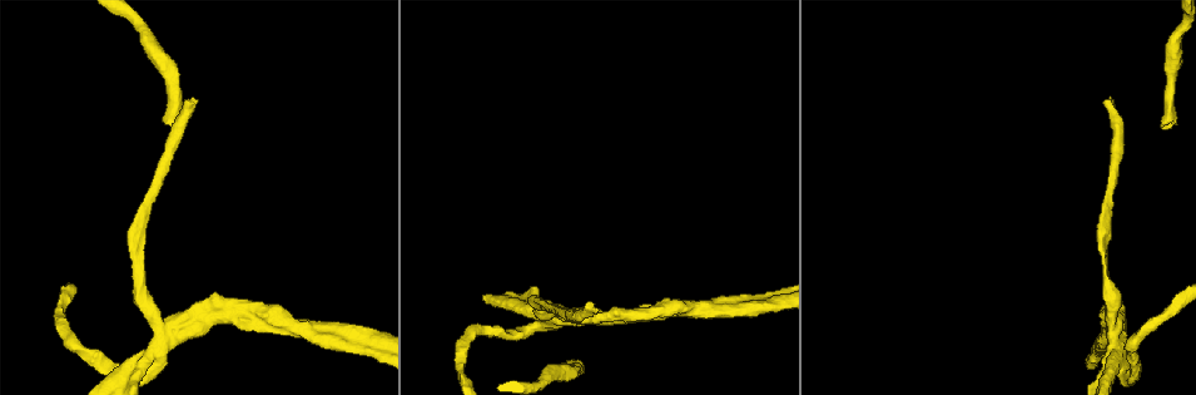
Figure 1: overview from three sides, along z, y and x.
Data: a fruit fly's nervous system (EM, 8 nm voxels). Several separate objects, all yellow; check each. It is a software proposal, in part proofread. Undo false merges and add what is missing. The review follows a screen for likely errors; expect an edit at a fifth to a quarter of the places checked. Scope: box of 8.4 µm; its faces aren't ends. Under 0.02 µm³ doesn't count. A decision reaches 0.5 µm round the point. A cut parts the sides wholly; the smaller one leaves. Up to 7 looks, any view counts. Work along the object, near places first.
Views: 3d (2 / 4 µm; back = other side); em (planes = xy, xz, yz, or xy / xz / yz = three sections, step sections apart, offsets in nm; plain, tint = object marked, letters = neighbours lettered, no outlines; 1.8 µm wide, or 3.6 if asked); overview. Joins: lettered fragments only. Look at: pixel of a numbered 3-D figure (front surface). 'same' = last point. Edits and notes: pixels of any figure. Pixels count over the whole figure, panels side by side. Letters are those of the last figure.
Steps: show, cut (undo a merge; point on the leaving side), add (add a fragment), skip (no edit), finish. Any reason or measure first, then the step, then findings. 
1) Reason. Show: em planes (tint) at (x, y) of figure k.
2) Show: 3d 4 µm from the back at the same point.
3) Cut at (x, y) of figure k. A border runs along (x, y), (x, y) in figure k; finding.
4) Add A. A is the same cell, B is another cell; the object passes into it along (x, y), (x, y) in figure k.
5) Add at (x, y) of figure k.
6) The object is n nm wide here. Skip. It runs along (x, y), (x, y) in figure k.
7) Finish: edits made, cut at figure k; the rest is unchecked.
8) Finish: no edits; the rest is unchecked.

An open end. Show: em yz step 16 (tint) at (579, 361) of figure 1.

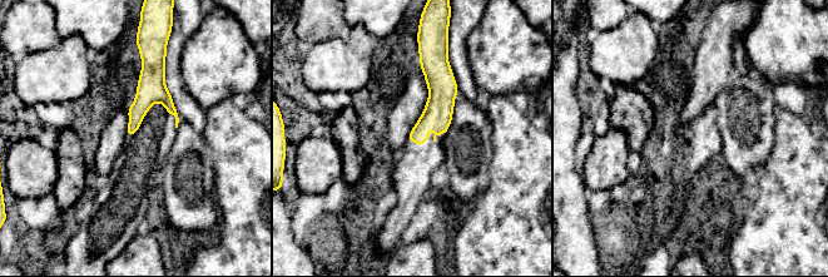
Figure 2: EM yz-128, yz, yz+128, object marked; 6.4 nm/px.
Show: em planes (letters) at the same point.

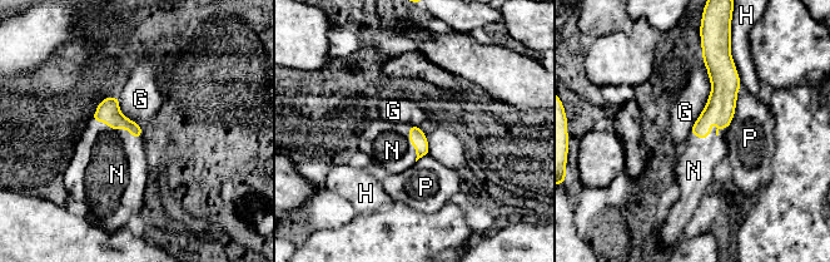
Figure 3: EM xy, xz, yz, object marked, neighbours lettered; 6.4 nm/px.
Add N. N is the same cell, G, H and P are other cells; the object passes into it along (721, 103), (710, 128), (697, 163) in figure 3; the neuron continues.

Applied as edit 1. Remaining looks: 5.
Show: overview.

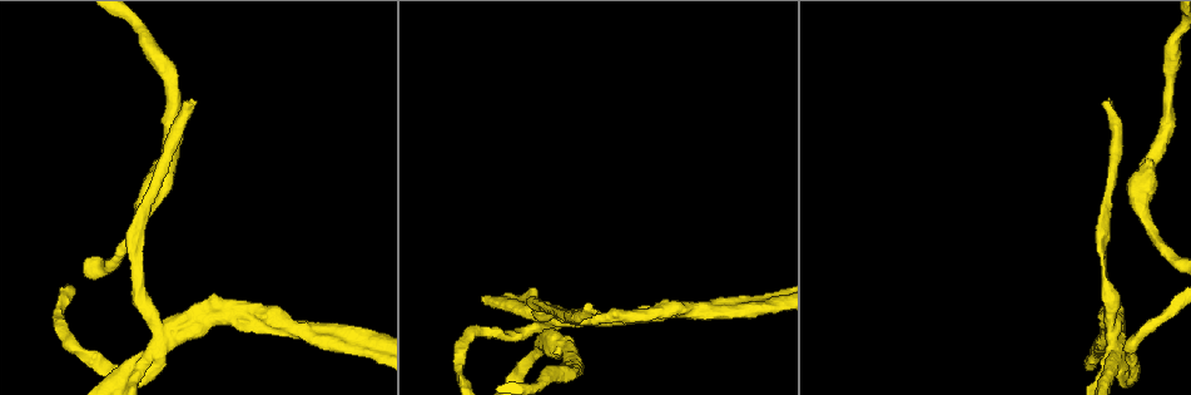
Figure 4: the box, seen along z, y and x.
A narrow waist. Show: 3d 2 µm at (139, 261) of figure 4.

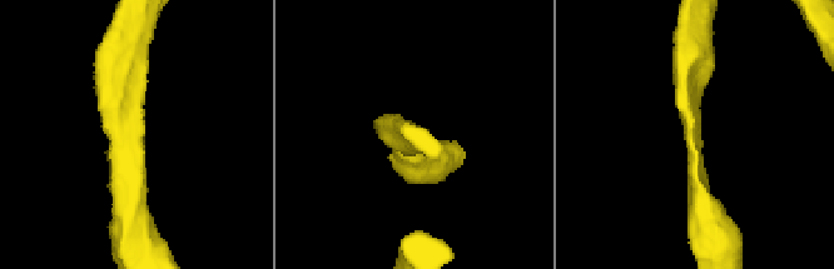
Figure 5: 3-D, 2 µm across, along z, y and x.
The arms are 220, 320 nm wide. Show: em planes (tint) at (128, 139) of figure 5.

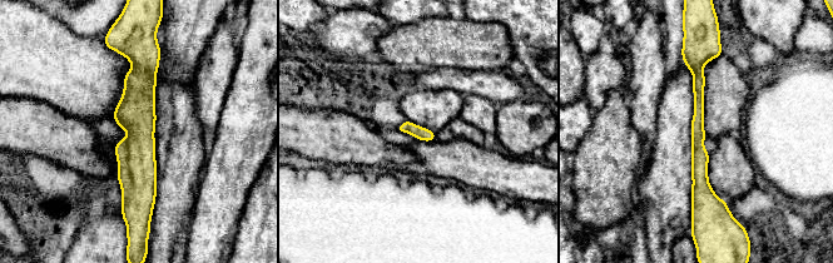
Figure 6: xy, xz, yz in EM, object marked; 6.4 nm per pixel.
Show: em planes (letters) at the same point.

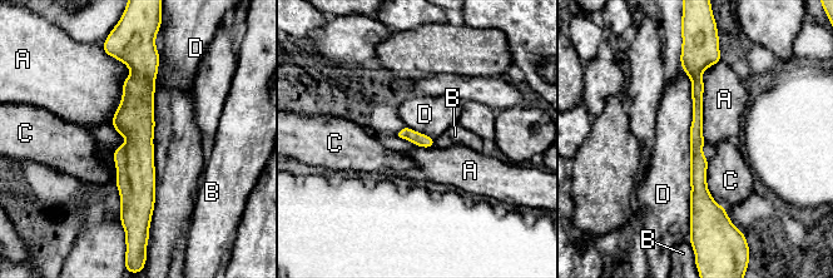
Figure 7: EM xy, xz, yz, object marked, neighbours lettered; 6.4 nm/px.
Skip. A, B, C and D are other cells; all the same neuron.

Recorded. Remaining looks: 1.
Four arms meet. Show: em planes (letters) at (555, 317) of figure 4.

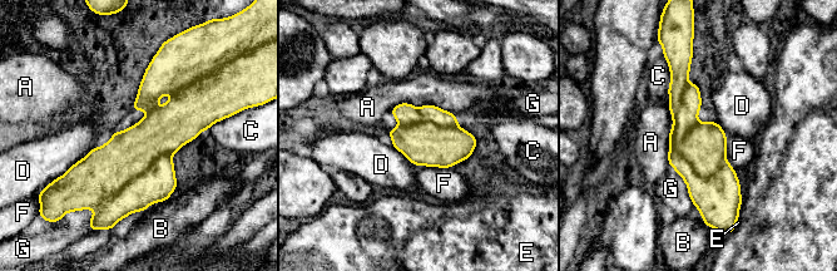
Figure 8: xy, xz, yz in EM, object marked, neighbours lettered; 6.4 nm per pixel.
The longest contact is with A, 440 nm. Cut at (704, 192) of figure 8. A, B, C, D, E, F and G are other cells; a border runs along (672, 126), (698, 175), (719, 170) in figure 8; two neurons meet here.

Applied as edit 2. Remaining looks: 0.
Finish: edits made, add at figure 3, cut at figure 8; the rest is unchecked.

